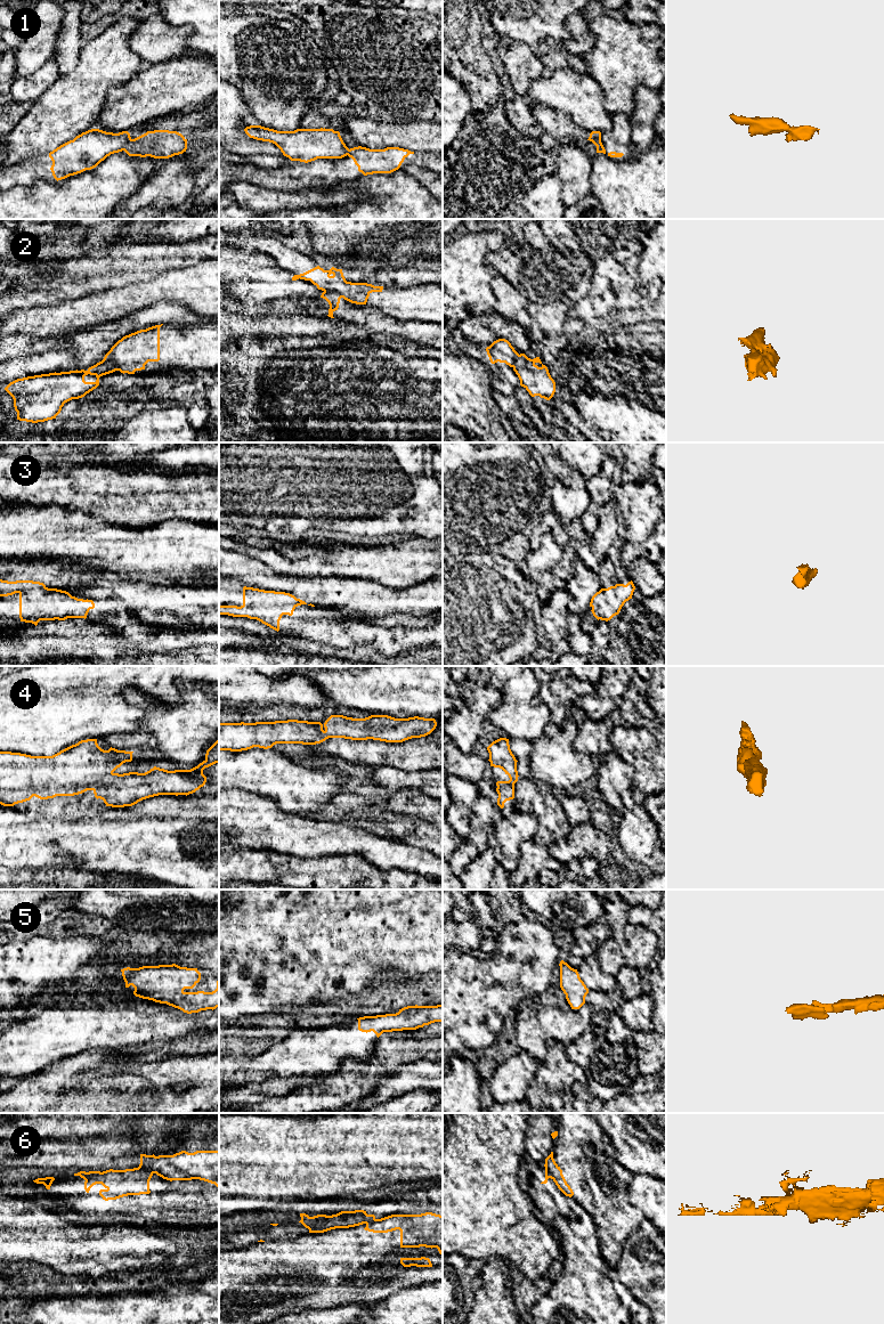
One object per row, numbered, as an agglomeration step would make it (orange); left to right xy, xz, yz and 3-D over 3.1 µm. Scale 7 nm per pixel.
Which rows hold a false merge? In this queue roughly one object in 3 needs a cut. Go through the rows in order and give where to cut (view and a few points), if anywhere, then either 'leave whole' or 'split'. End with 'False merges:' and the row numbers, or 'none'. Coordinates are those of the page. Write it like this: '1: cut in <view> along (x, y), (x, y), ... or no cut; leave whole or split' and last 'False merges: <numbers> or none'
1: cut in xy along (130, 138), (123, 149); split
2: cut in xz along (324, 290), (338, 292), (342, 297); split
3: no cut; leave whole
4: no cut; leave whole
5: no cut; leave whole
6: cut in xy along (136, 1168), (148, 1170), (152, 1174); split
False merges: 1, 2, 6

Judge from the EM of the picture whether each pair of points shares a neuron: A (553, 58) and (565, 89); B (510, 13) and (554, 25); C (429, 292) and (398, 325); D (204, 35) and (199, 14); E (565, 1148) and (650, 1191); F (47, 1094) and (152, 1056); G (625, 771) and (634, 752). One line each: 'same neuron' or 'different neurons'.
A: different neurons
B: same neuron
C: different neurons
D: same neuron
E: different neurons
F: different neurons
G: different neurons

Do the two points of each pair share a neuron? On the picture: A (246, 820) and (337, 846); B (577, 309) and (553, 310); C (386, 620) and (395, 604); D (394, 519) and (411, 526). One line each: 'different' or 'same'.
A: same
B: different
C: different
D: same

